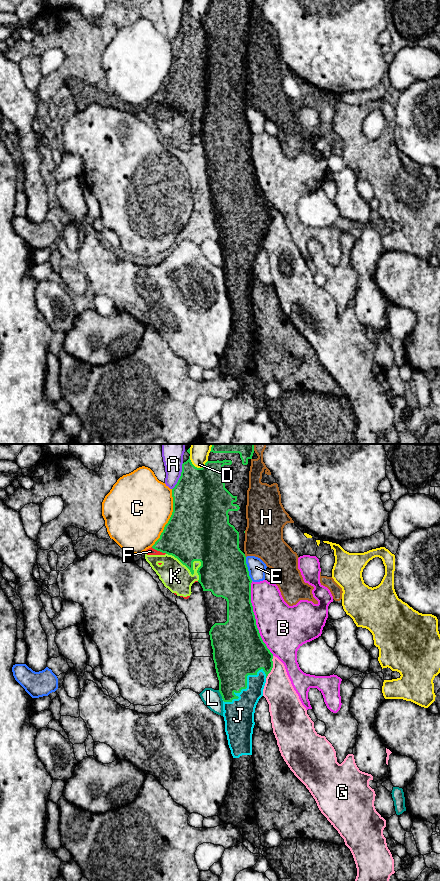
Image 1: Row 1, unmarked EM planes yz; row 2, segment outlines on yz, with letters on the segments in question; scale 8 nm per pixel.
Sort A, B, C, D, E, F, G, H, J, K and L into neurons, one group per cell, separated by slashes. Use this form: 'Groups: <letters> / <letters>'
Groups: A / B / C / D / E / F H K / G / J / L

